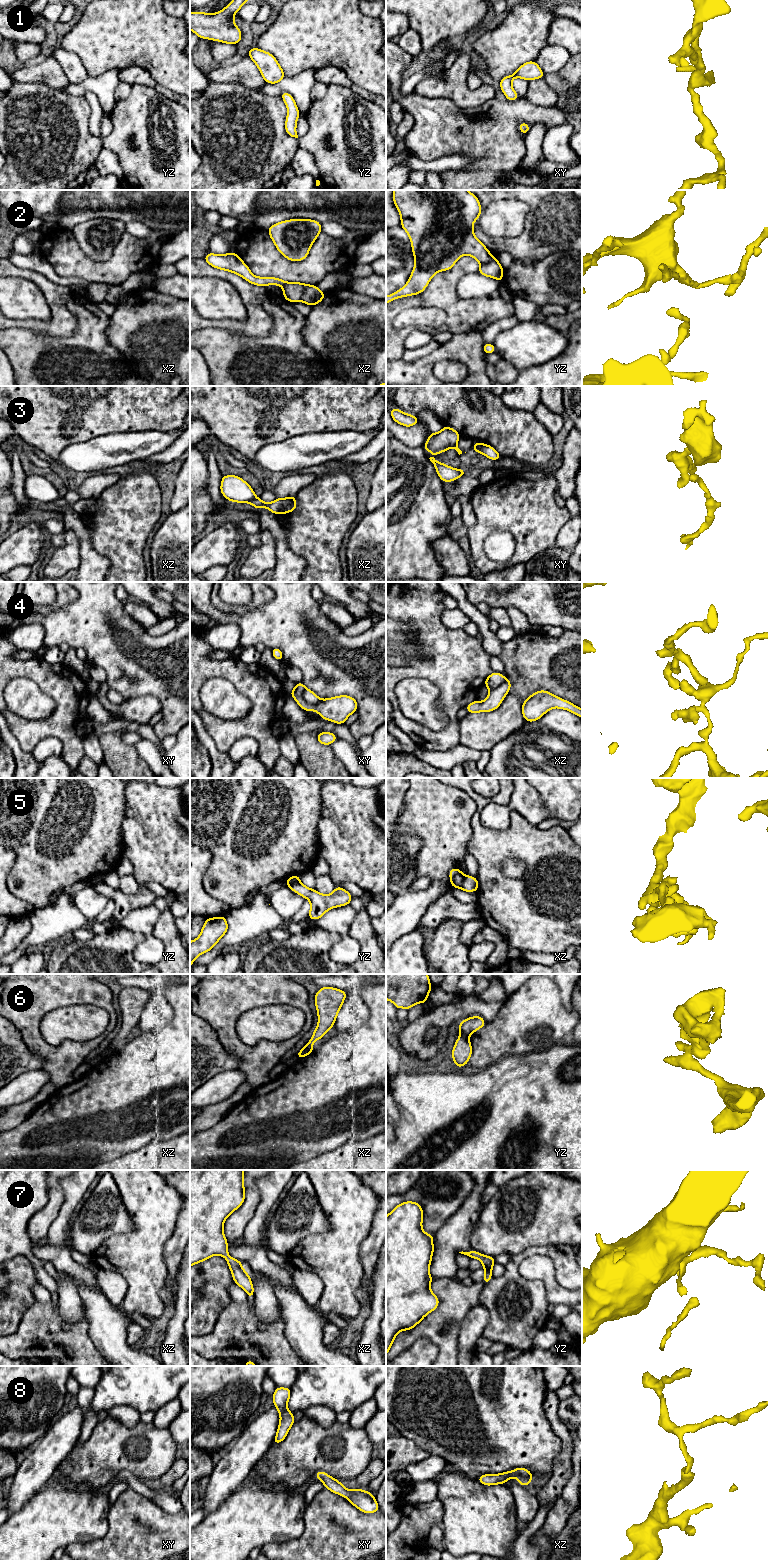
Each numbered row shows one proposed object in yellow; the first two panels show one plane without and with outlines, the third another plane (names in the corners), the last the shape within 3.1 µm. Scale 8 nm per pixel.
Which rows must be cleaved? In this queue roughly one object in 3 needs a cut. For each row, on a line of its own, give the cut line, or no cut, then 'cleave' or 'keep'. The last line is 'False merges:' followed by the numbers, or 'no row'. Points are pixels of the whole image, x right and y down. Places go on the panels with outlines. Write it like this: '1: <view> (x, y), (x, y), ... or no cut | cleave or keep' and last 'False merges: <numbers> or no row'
1: no cut | keep
2: xz (309, 285), (302, 293), (300, 300) | cleave
3: xz (256, 498), (250, 503) | cleave
4: xy (305, 687), (303, 698), (309, 704), (316, 705) | cleave
5: xz (464, 875), (458, 887) | cleave
6: yz (461, 1034), (468, 1036) | cleave
7: no cut | keep
8: no cut | keep
False merges: 2, 3, 4, 5, 6

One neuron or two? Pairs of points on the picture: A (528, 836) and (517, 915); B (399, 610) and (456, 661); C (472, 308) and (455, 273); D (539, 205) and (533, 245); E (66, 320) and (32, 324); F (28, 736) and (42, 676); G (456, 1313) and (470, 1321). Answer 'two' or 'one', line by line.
A: one
B: one
C: one
D: one
E: one
F: one
G: two

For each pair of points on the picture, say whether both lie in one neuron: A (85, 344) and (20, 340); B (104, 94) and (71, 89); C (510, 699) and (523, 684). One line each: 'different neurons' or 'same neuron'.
A: same neuron
B: same neuron
C: different neurons

